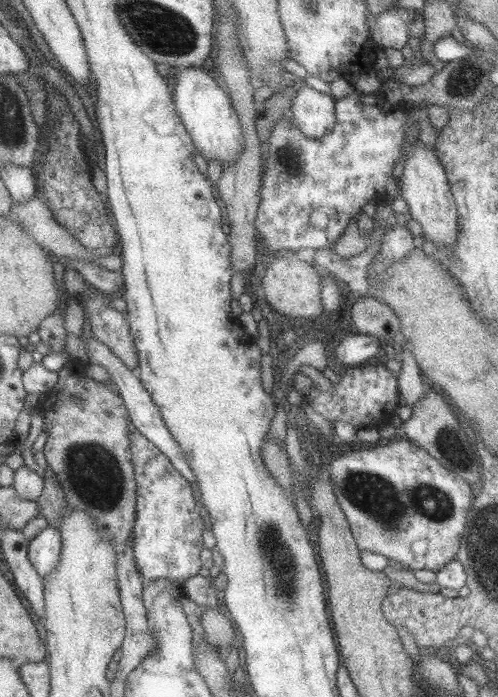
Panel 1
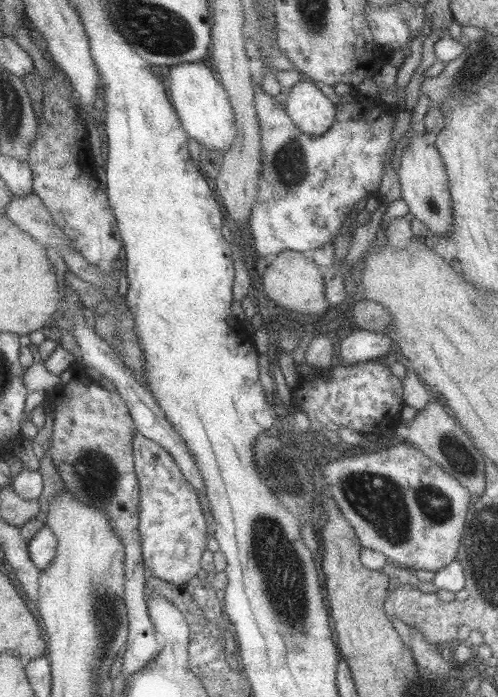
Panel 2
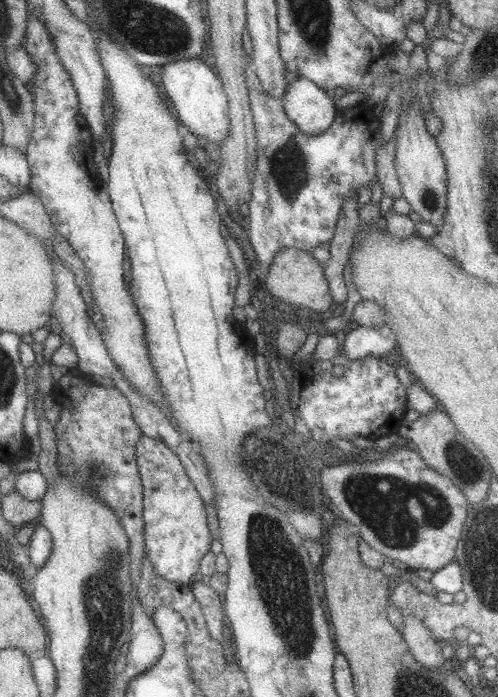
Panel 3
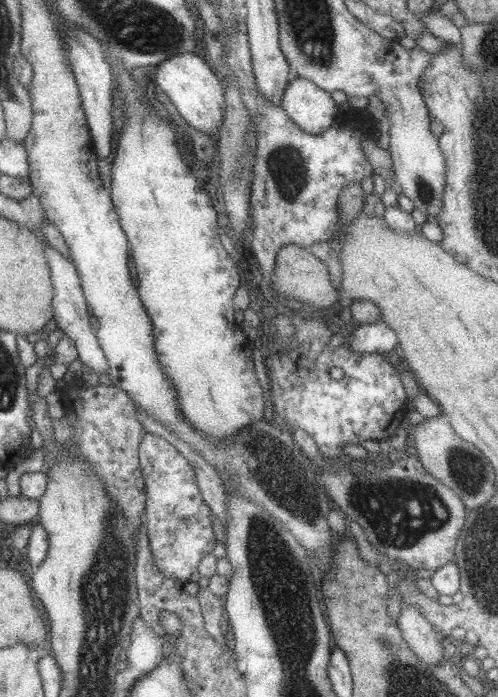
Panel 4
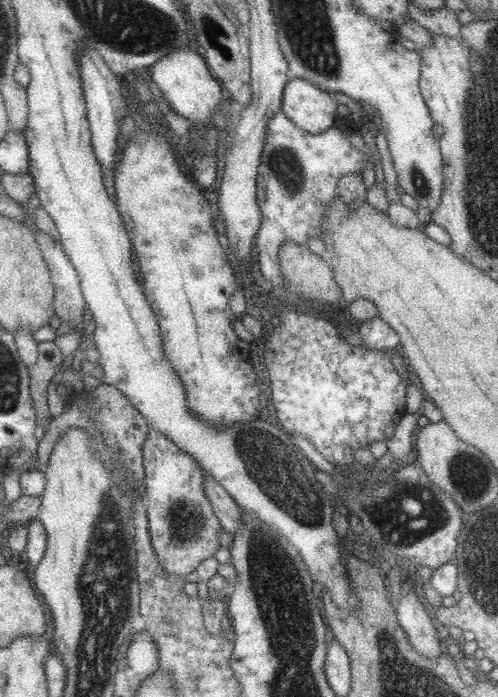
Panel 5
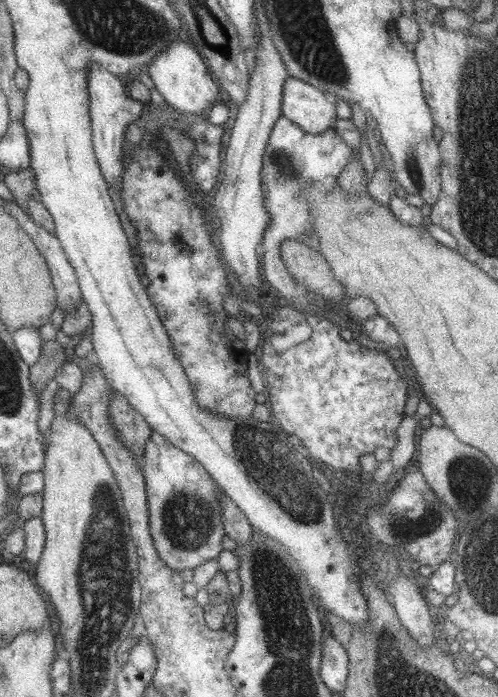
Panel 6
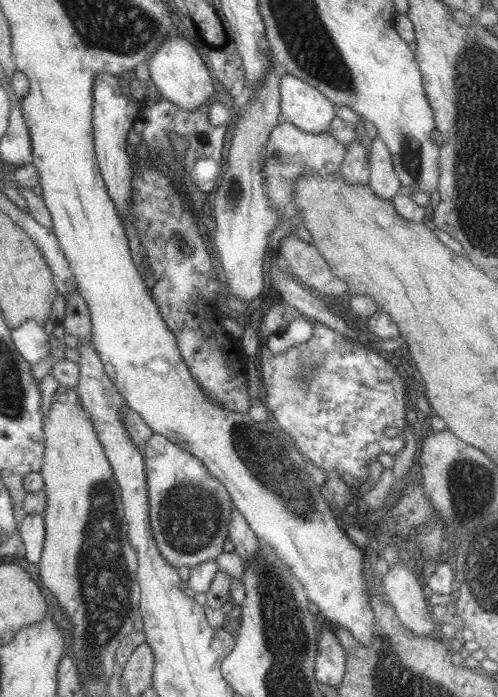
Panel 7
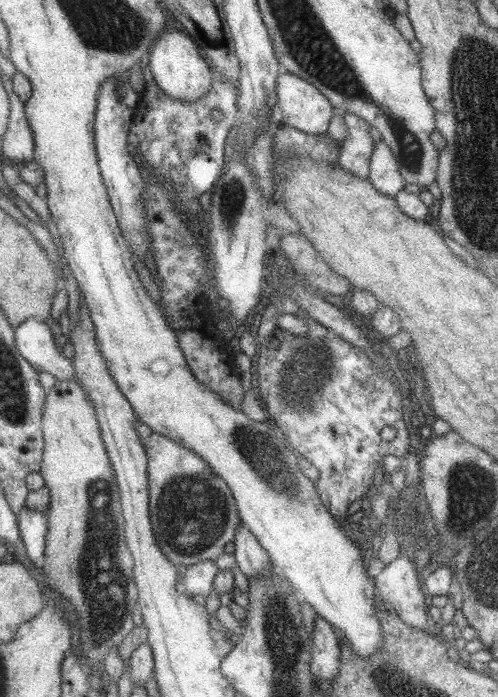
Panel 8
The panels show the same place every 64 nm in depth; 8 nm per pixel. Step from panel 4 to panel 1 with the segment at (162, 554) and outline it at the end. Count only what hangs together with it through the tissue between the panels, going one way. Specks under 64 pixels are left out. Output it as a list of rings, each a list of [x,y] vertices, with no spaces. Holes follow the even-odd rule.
[[[128,424],[129,450],[136,484],[135,518],[132,528],[133,555],[144,583],[165,578],[183,583],[201,568],[201,533],[205,524],[195,508],[189,481],[174,469],[170,460],[157,450],[133,425]]]

